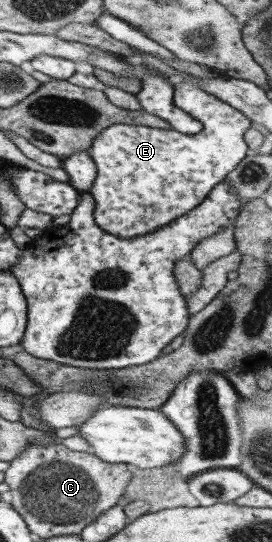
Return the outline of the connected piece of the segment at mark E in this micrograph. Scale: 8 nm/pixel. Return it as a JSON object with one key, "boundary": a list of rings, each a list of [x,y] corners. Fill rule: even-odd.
{"boundary":[[[189,84],[173,89],[173,101],[181,111],[202,124],[198,133],[184,135],[172,129],[148,129],[146,126],[120,123],[100,130],[90,144],[87,152],[94,162],[96,178],[86,192],[94,199],[94,223],[108,234],[118,238],[144,235],[193,210],[249,153],[243,135],[251,121],[242,113]]]}

